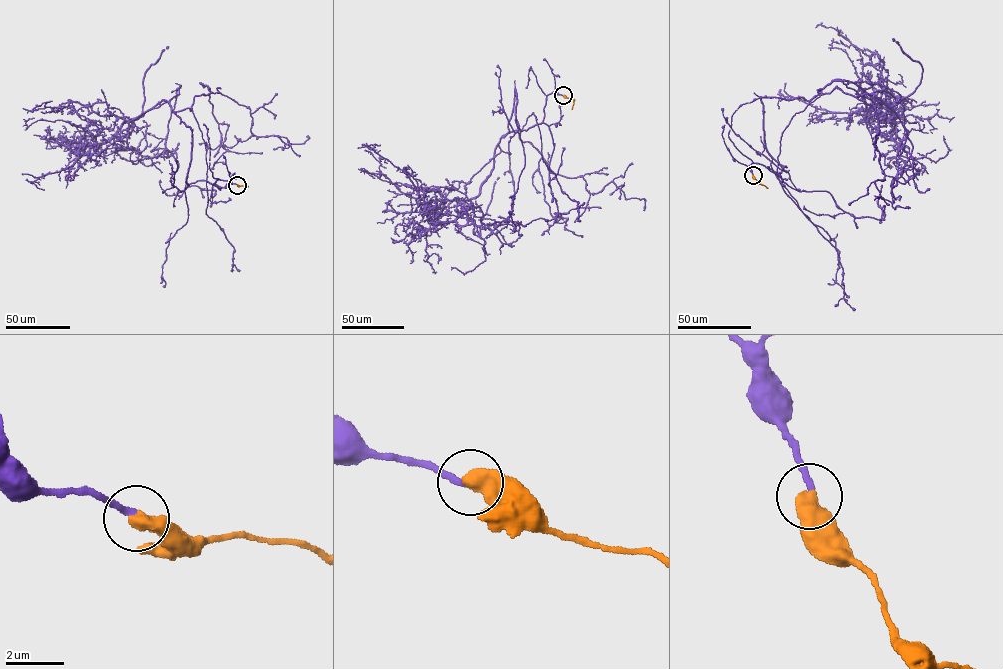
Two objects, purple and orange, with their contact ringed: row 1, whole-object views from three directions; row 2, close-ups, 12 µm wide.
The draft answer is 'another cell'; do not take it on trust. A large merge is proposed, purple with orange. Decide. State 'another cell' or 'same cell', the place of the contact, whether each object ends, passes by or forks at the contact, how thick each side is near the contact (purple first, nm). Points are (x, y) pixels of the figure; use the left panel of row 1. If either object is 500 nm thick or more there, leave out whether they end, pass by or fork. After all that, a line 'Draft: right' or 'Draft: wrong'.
same cell; at (237, 185); 220 nm thick on the purple side, 600 nm on the other
Draft: wrong

